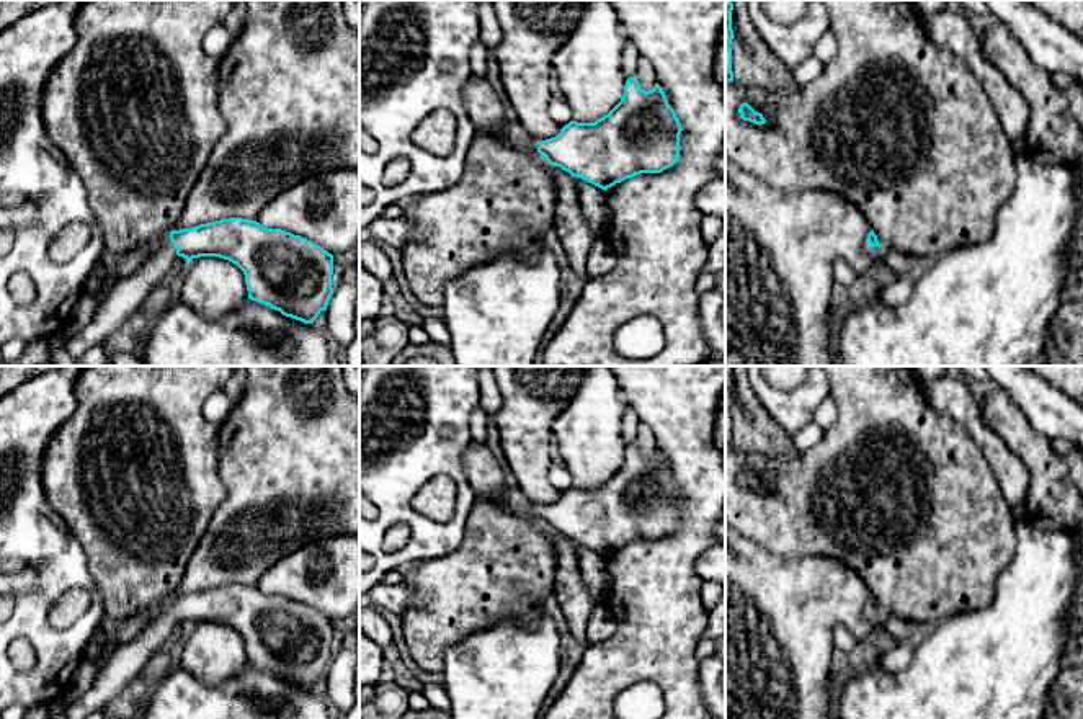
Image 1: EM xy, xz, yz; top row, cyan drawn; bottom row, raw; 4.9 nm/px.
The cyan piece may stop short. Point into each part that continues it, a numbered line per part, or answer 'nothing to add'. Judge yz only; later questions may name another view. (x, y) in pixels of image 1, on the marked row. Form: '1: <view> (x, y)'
1: yz (874, 254)

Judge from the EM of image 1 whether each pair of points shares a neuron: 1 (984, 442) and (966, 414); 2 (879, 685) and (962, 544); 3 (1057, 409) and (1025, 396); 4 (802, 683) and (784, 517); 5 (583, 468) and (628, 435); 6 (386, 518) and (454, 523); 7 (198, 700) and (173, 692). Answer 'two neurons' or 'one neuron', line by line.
1: one neuron
2: two neurons
3: one neuron
4: two neurons
5: two neurons
6: one neuron
7: one neuron

